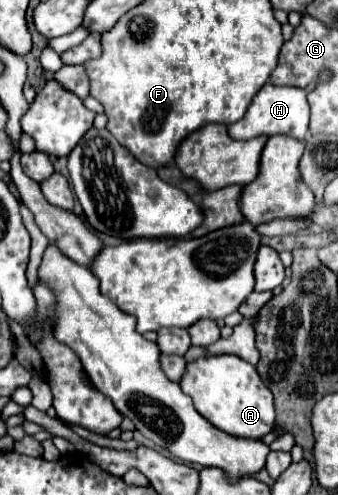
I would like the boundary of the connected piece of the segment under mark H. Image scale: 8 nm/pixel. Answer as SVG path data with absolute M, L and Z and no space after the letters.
M263 85L261 91L253 97L253 103L249 105L245 117L237 123L229 125L229 135L239 141L247 141L259 135L271 137L271 135L291 135L293 139L305 141L309 131L309 105L305 99L305 93L299 87L275 87L275 85Z

